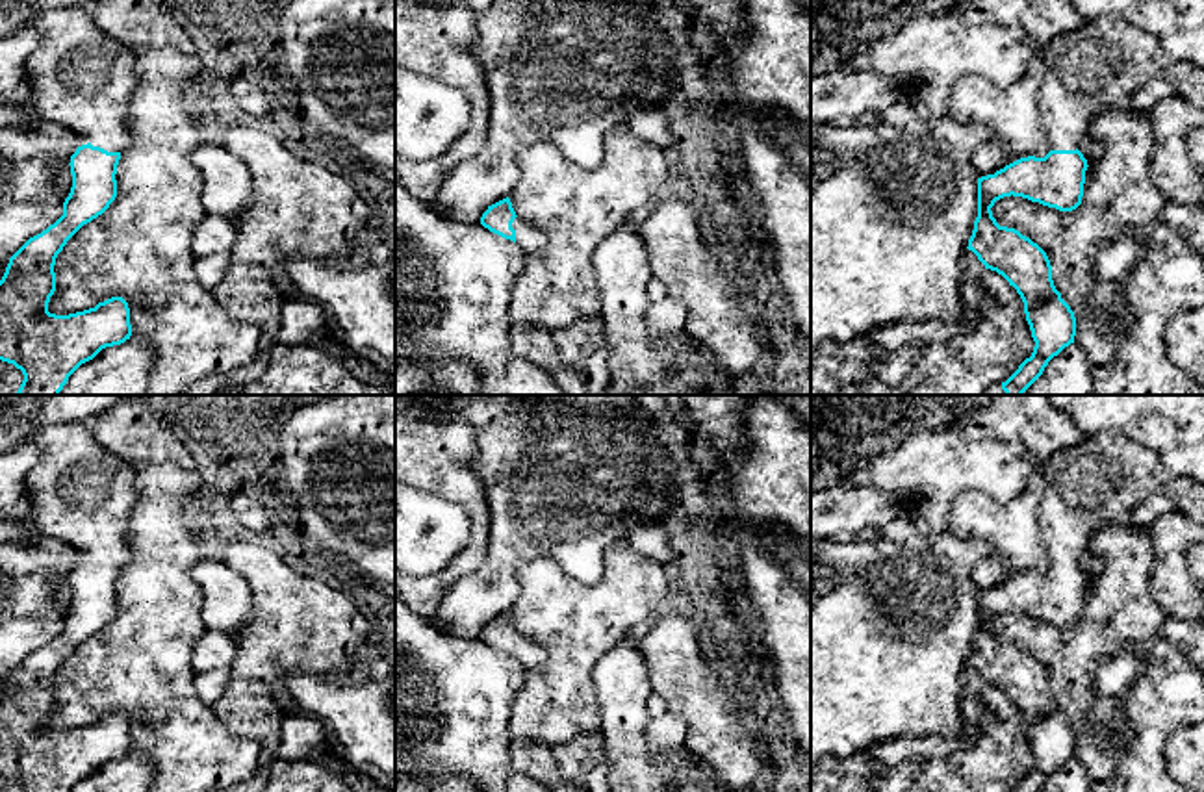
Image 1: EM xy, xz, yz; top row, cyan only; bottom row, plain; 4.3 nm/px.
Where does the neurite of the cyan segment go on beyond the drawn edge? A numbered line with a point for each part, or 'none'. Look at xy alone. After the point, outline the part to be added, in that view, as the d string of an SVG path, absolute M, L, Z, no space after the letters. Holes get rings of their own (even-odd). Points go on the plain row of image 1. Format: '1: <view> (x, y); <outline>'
1: xy (80, 494); M85 423L43 427L30 441L41 451L26 479L37 532L65 542L82 560L126 566L135 467L106 451Z

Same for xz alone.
1: xz (529, 653); M521 632L514 634L512 644L516 645L516 658L527 670L534 668L545 658L544 647Z

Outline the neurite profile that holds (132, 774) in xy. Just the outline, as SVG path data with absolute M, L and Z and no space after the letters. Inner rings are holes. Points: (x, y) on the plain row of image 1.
M141 755L102 764L82 779L70 792L148 792L154 781L154 764Z

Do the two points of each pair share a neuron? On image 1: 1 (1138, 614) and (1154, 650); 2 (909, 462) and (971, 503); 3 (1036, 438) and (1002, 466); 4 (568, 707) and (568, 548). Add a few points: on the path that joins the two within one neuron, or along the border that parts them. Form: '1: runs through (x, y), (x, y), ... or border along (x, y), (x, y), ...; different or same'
1: runs through (1138, 624), (1145, 640); same
2: border along (1002, 501), (963, 490), (952, 503), (948, 531); different
3: border along (982, 438), (1017, 440), (1037, 460); different
4: border along (605, 549), (596, 581), (525, 562); different

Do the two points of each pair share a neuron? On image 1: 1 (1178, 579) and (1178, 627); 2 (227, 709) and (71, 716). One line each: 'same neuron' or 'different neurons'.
1: different neurons
2: different neurons

